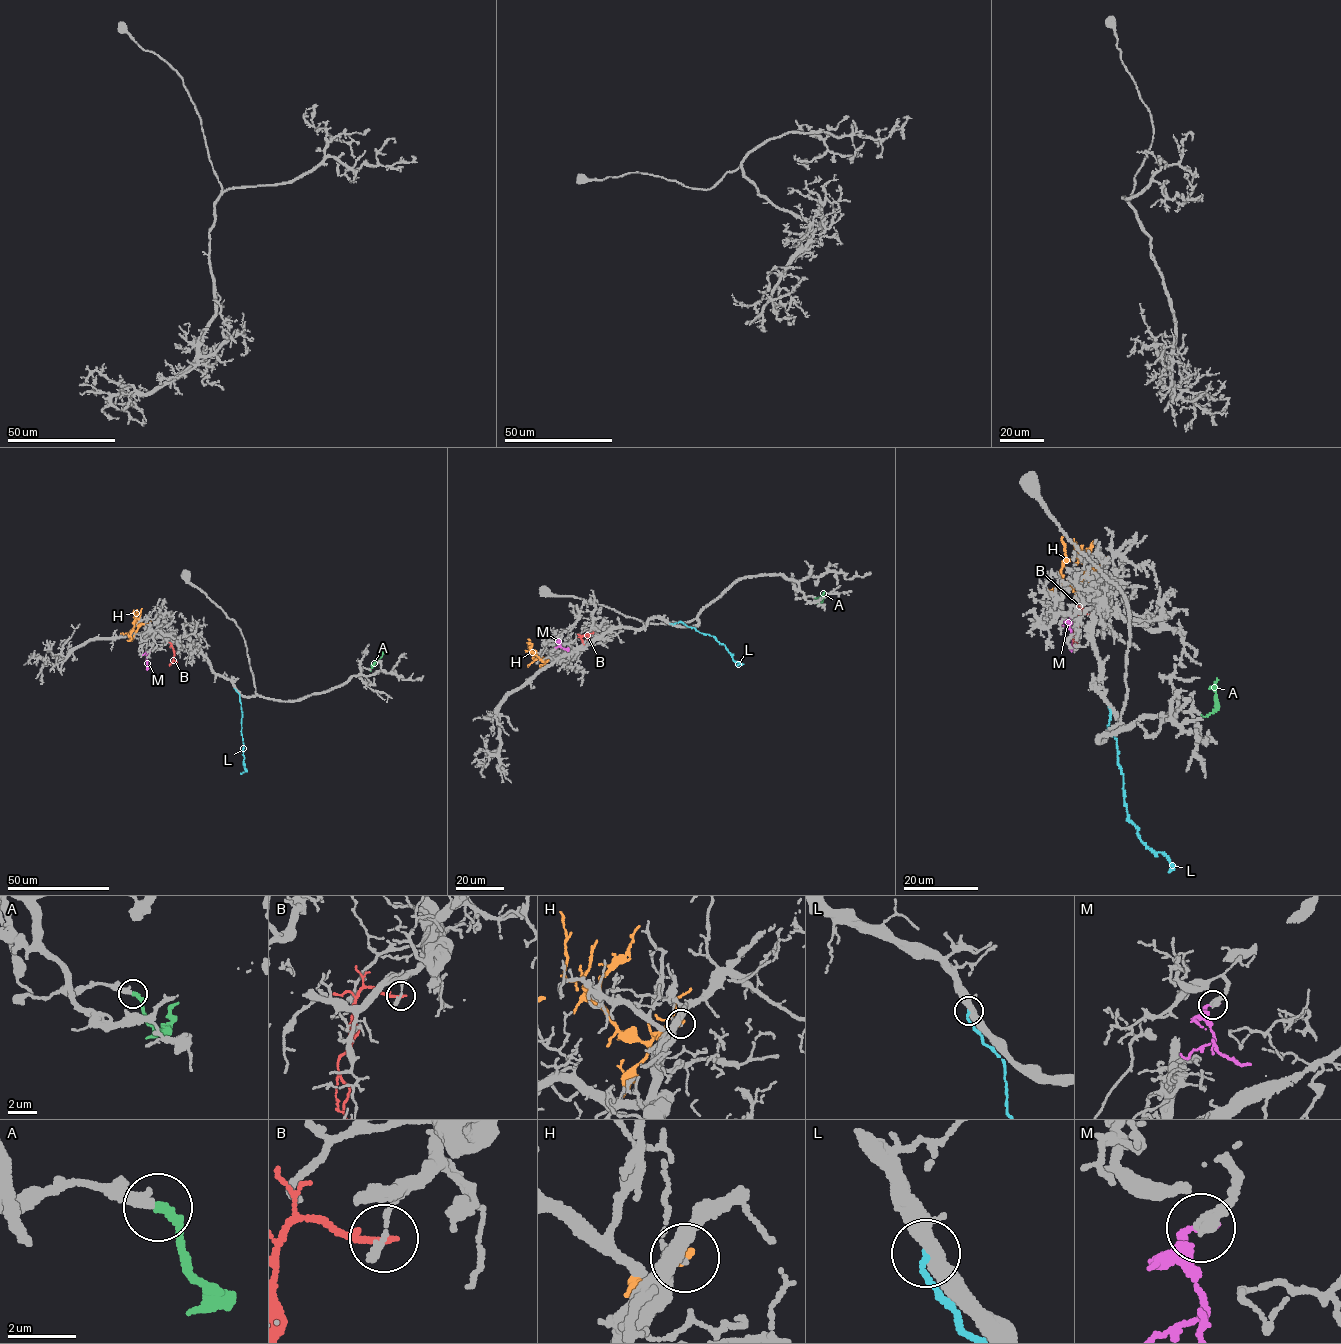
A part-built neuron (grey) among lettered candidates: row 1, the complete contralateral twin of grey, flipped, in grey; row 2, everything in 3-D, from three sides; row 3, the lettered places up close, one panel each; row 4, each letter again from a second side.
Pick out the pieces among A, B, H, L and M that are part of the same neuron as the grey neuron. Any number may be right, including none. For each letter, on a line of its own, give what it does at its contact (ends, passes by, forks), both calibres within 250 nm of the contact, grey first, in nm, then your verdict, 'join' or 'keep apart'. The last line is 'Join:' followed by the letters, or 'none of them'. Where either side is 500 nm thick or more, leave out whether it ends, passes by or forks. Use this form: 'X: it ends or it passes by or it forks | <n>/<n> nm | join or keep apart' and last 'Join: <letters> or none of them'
A: it ends | 320/240 nm | join
B: it passes by | 240/130 nm | keep apart
H: it ends | 130/300 nm | keep apart
L: it ends | 480/150 nm | keep apart
M: 500/220 nm | keep apart
Join: A

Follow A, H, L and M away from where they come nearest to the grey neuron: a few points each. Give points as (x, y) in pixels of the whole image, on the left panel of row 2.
A: (370, 670), (382, 655), (381, 647)
H: (151, 621), (140, 625), (130, 640), (135, 618), (142, 608)
L: (234, 687), (239, 694), (242, 715), (245, 770), (240, 773)
M: (152, 649), (146, 658), (146, 670)

